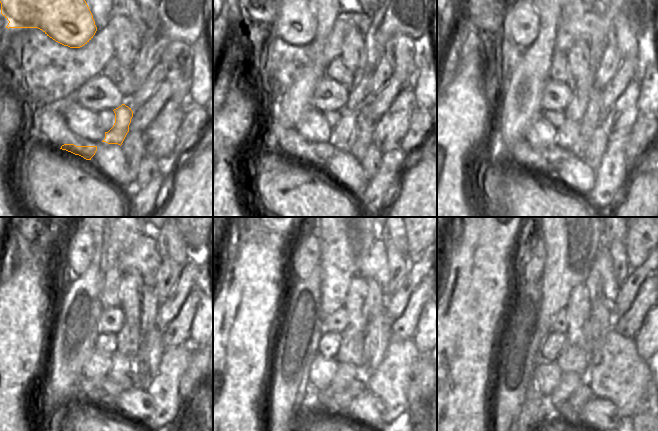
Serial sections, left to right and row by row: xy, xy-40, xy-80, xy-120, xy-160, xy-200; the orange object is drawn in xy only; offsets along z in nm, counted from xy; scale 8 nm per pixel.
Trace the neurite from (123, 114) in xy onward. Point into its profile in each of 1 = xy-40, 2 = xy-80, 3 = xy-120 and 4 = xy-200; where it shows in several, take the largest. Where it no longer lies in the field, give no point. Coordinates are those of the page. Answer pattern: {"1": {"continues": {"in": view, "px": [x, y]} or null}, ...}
{"1": {"continues": {"in": "xy-40", "px": [320, 155]}}, "2": {"continues": {"in": "xy-80", "px": [567, 143]}}, "3": {"continues": {"in": "xy-120", "px": [122, 376]}}, "4": {"continues": {"in": "xy-200", "px": [570, 381]}}}

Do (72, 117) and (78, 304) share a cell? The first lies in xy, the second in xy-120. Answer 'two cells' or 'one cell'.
two cells

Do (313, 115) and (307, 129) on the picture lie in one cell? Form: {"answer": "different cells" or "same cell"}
{"answer": "same cell"}

